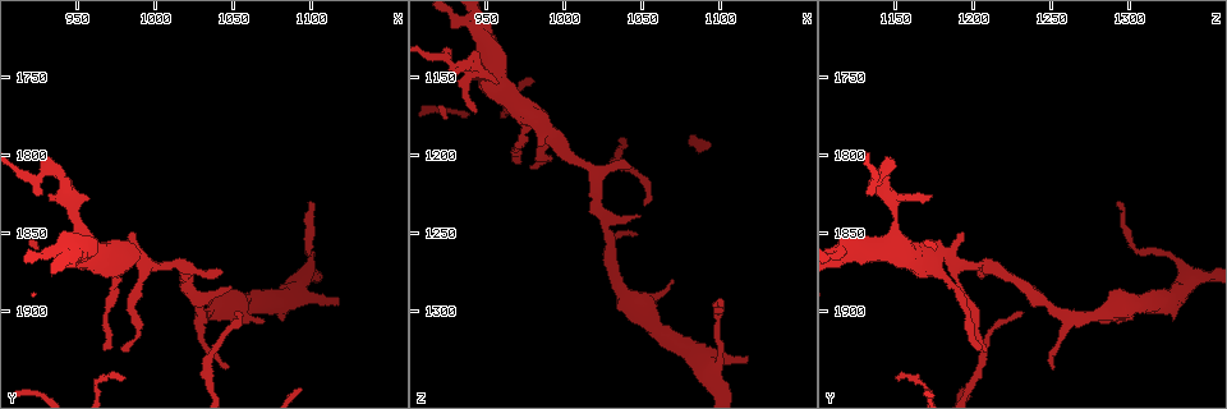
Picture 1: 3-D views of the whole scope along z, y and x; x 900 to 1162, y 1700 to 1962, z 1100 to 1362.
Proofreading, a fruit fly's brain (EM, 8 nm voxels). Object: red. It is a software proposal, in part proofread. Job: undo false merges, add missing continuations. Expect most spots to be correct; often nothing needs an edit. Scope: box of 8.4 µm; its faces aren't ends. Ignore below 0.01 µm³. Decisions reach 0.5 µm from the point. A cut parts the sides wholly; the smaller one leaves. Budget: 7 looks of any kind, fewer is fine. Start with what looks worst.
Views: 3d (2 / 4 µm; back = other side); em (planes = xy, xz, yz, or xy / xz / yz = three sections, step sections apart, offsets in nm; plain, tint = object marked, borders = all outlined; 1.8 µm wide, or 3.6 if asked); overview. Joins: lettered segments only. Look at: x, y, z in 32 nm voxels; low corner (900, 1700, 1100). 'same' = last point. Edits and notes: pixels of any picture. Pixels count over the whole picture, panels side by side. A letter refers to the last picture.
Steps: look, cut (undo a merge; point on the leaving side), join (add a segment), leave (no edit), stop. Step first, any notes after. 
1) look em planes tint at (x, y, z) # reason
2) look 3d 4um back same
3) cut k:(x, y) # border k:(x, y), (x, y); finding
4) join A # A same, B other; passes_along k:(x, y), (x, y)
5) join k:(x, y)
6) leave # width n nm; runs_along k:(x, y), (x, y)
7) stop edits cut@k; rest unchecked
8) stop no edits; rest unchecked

look em planes tint at (1118, 1896, 1332) # branch stops here

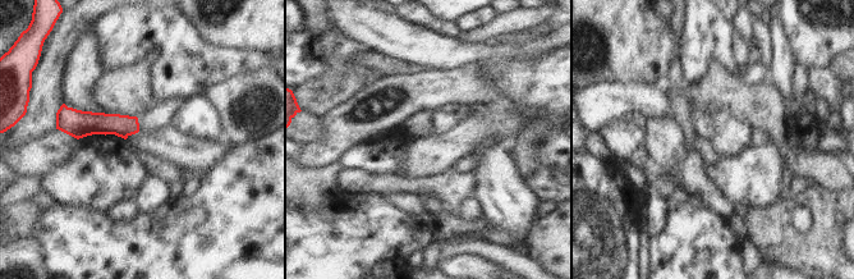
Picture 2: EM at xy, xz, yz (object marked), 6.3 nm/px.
look em planes borders same # see the neighbours

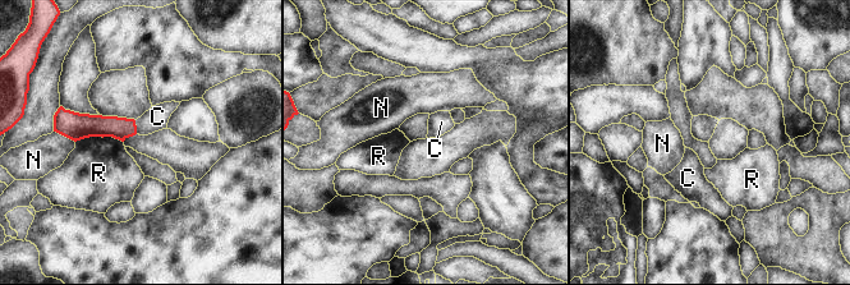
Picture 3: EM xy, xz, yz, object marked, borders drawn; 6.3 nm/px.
join C # longest_contact R 300 nm; C same, N other, R other; the neuron continues

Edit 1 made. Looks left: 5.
look em planes borders at (1044, 1876, 1206) # branch stops here

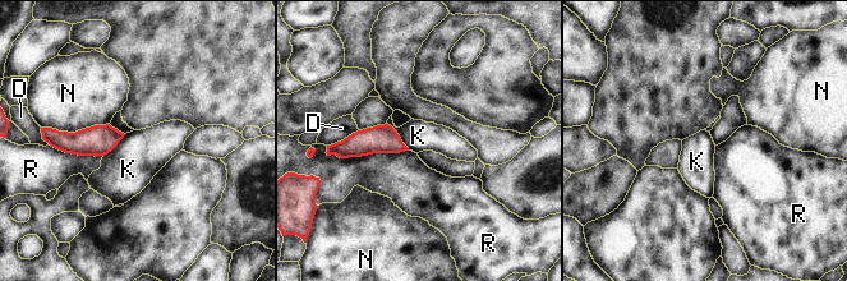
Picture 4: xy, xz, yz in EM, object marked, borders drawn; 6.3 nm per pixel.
leave # width 100 nm; D other, K other, N other, R other; no lettered segment goes on from it

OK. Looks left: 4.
look em planes borders at (1046, 1936, 1250)

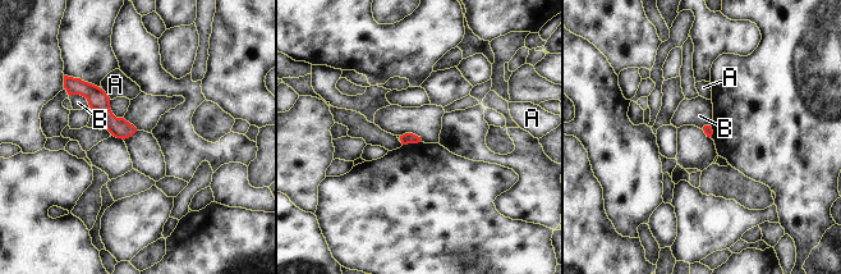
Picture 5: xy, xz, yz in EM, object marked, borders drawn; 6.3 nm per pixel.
leave # A other, B other; border 5:(69, 95), (82, 95), (91, 108); none of them fits

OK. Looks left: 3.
stop edits join@3; rest unchecked

